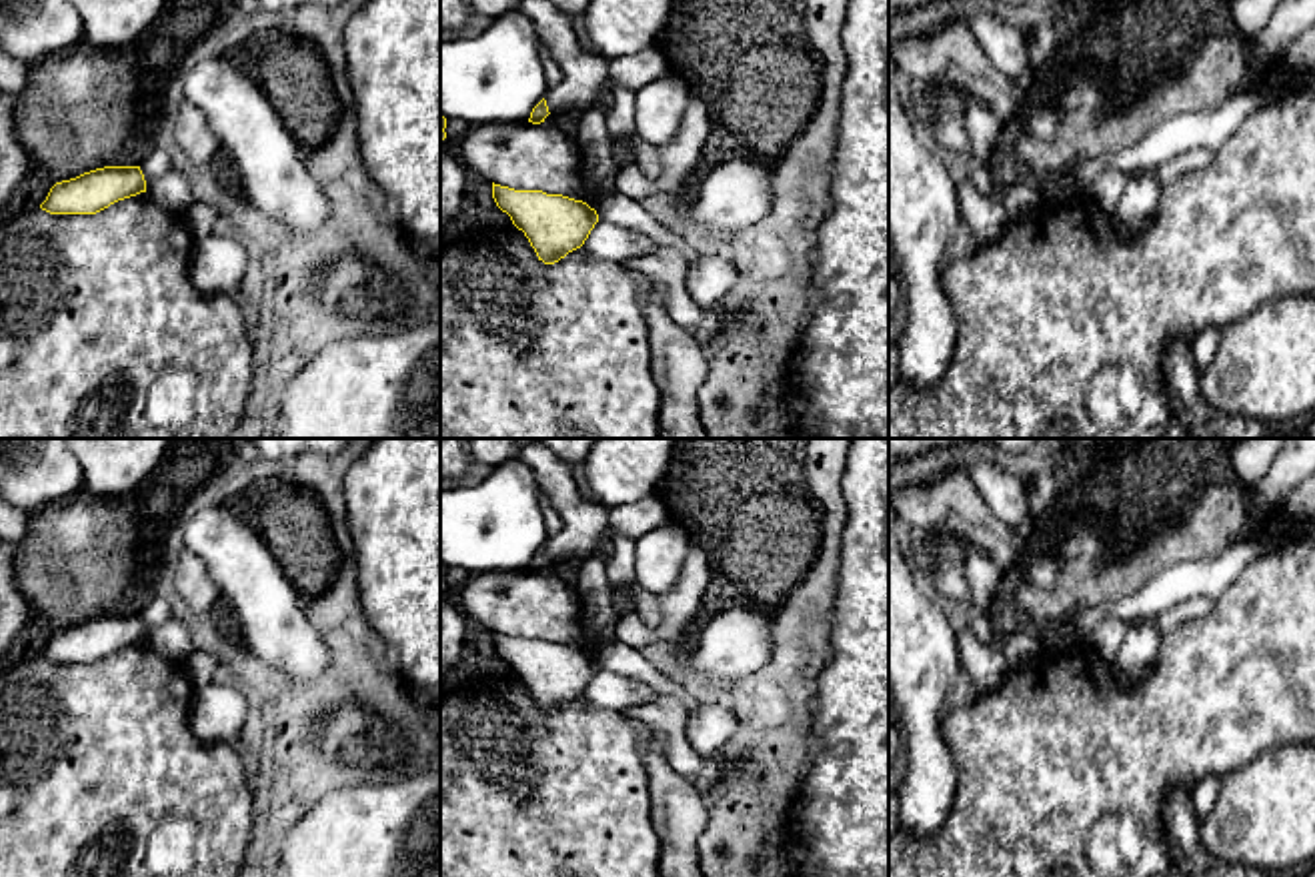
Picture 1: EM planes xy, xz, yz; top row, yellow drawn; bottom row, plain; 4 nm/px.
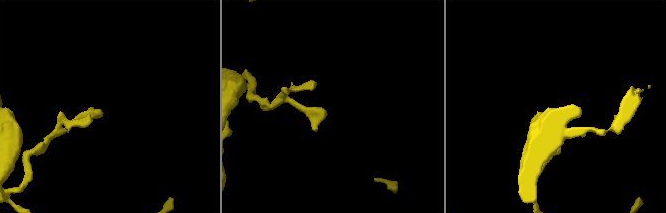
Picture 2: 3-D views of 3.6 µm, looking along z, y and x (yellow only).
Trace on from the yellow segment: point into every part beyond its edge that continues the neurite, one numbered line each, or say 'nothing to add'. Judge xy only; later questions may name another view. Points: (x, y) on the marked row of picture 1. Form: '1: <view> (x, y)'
nothing to add

